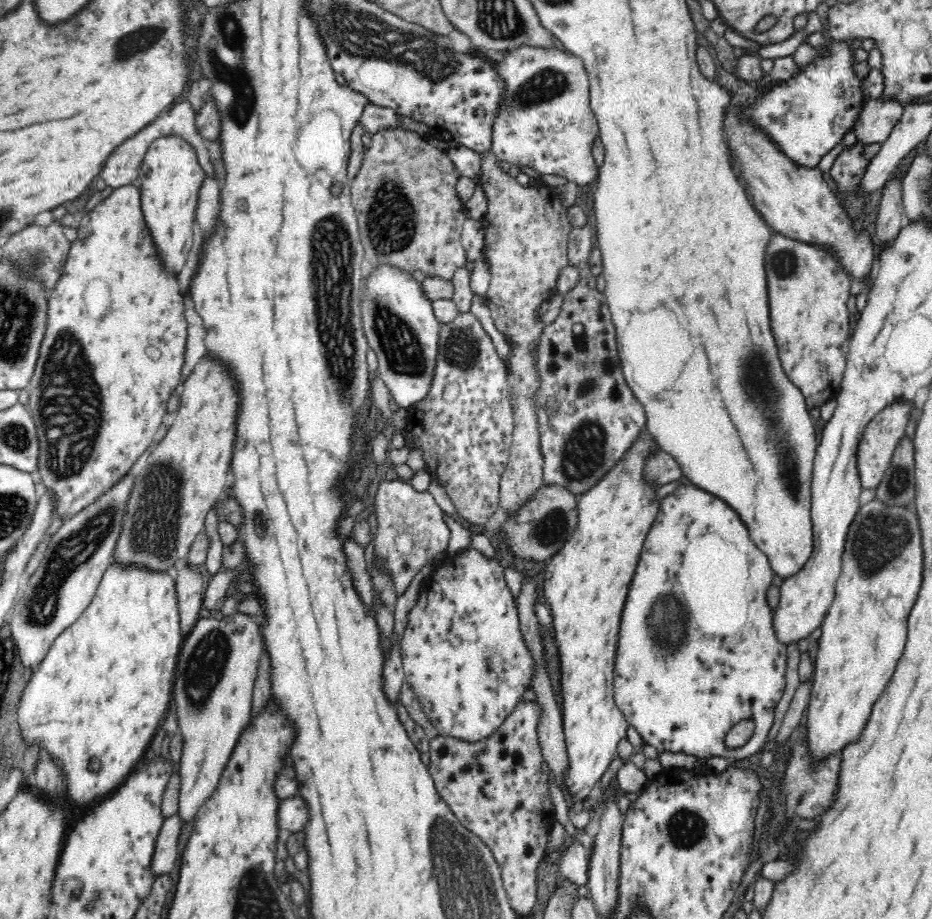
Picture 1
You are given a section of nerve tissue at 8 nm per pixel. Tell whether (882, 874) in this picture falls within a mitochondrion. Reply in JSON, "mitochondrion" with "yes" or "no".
{"mitochondrion":"no"}

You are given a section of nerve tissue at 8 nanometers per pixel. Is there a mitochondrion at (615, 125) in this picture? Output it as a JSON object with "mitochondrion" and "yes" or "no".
{"mitochondrion":"no"}

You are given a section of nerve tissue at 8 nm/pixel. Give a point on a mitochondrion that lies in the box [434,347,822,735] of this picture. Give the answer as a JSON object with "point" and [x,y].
{"point":[667,625]}

